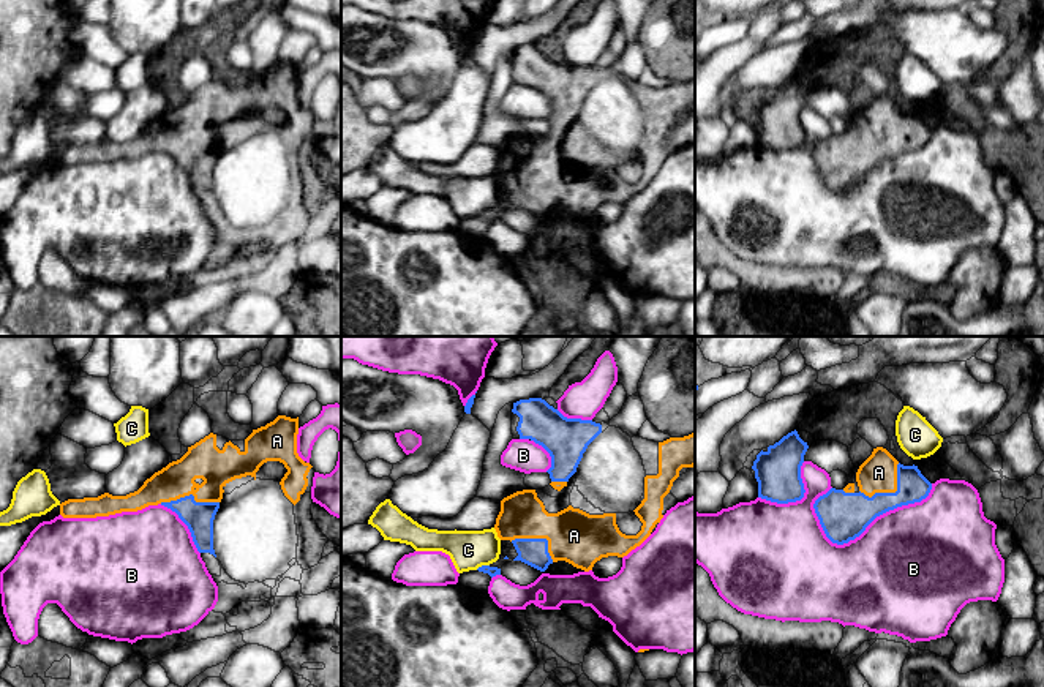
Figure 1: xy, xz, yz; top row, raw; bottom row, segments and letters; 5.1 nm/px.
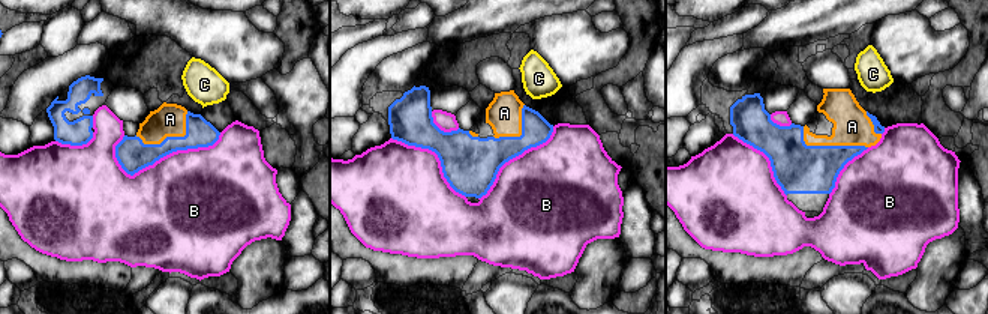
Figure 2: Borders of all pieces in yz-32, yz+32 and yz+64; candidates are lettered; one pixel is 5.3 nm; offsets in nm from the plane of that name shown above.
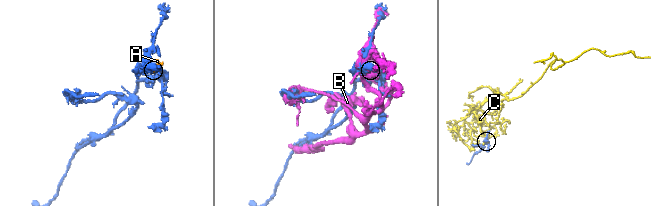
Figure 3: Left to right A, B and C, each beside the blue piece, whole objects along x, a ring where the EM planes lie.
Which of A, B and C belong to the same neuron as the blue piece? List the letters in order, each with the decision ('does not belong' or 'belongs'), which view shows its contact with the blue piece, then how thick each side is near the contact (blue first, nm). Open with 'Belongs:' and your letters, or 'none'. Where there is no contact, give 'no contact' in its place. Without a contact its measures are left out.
Belongs: A
A: belongs; contact in yz; calibres 220 and 190 nm
B: does not belong; contact in yz; calibres 240 and 500 nm
C: does not belong; contact in xz; calibres 50 and 200 nm

